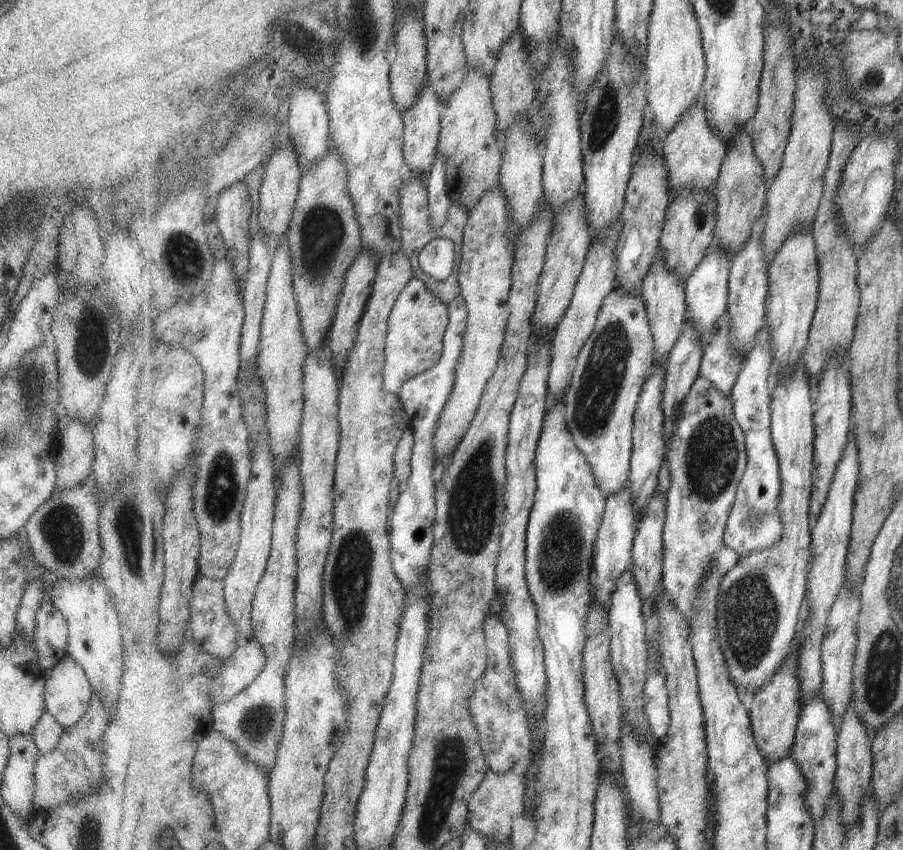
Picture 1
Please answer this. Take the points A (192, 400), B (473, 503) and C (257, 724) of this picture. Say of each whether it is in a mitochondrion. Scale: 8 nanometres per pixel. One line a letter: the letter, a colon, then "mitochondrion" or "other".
A: other
B: mitochondrion
C: mitochondrion

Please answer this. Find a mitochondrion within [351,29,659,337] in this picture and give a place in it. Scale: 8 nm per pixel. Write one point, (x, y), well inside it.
(604, 119)

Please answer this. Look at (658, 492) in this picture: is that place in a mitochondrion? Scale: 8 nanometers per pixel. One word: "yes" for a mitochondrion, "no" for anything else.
no

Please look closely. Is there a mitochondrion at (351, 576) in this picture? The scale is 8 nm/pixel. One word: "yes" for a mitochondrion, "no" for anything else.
yes

